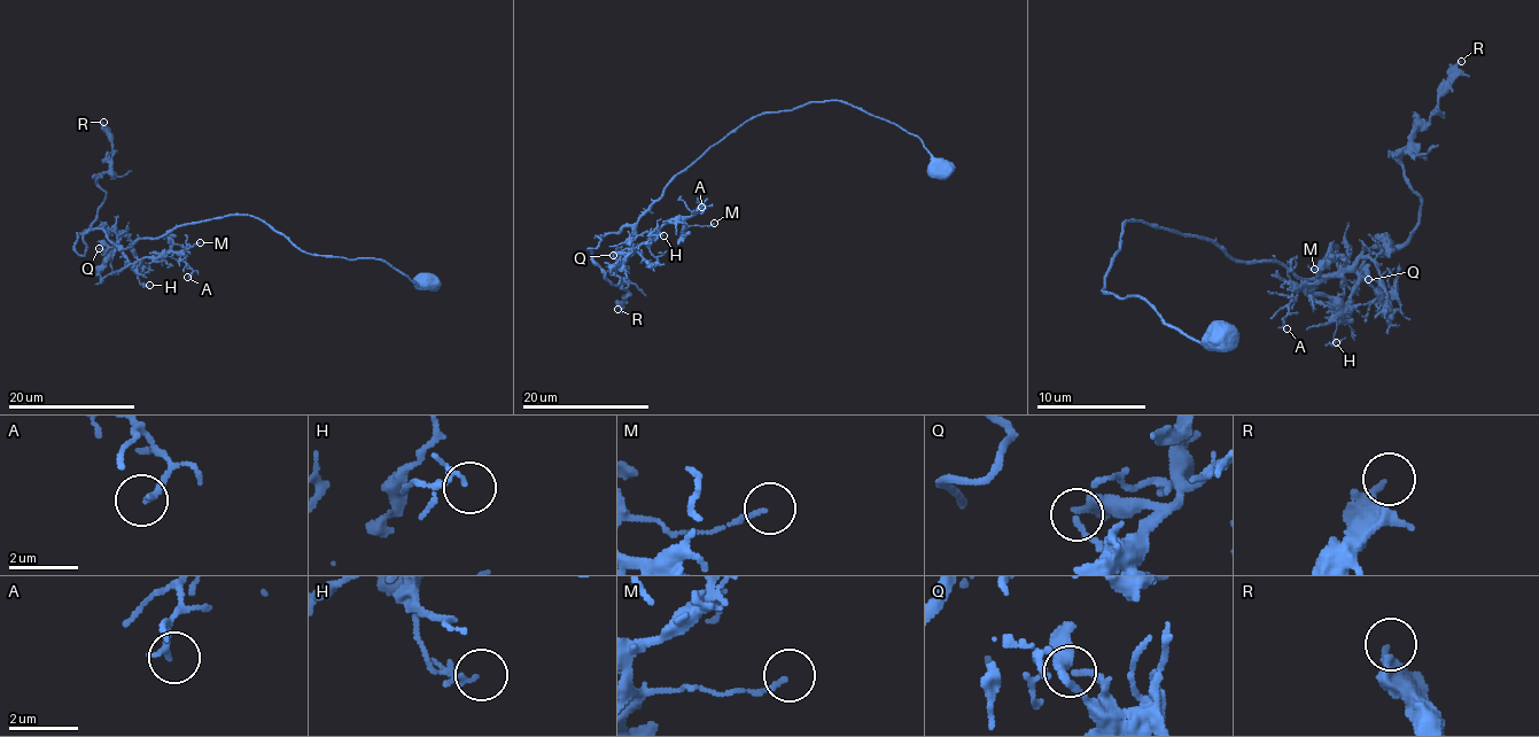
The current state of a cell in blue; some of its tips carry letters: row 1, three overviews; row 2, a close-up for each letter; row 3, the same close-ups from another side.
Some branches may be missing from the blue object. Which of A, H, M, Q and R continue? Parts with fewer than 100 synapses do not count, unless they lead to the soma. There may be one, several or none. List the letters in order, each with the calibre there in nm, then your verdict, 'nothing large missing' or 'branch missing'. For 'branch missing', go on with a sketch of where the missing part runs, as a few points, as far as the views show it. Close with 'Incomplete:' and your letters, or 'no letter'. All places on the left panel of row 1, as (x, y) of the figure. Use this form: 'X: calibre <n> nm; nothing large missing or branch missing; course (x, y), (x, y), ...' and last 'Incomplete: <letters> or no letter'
A: calibre 160 nm; nothing large missing
H: calibre 110 nm; nothing large missing
M: calibre 130 nm; nothing large missing
Q: calibre 160 nm; nothing large missing
R: calibre 280 nm; nothing large missing
Incomplete: no letter

